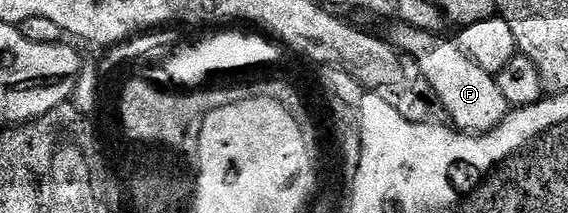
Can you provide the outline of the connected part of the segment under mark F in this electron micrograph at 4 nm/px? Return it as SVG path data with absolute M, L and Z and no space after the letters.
M400 24L394 27L391 35L394 47L406 59L414 58L417 61L420 77L428 82L432 97L441 101L442 108L449 113L448 121L458 131L466 134L488 134L505 119L511 108L499 92L496 77L479 68L479 64L468 58L456 41L449 39L448 42L445 36L428 34L419 28Z

